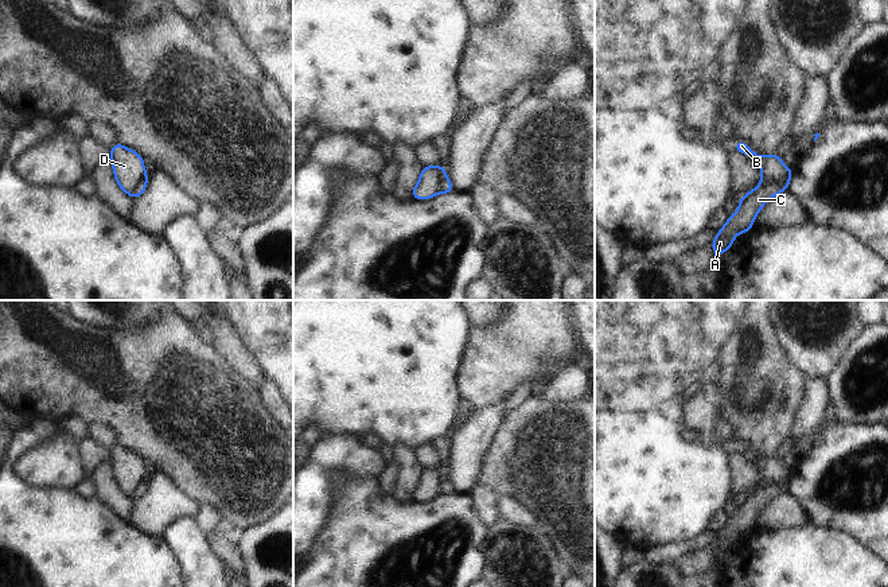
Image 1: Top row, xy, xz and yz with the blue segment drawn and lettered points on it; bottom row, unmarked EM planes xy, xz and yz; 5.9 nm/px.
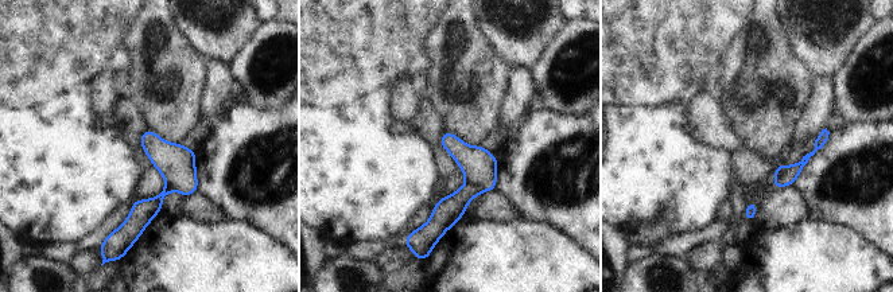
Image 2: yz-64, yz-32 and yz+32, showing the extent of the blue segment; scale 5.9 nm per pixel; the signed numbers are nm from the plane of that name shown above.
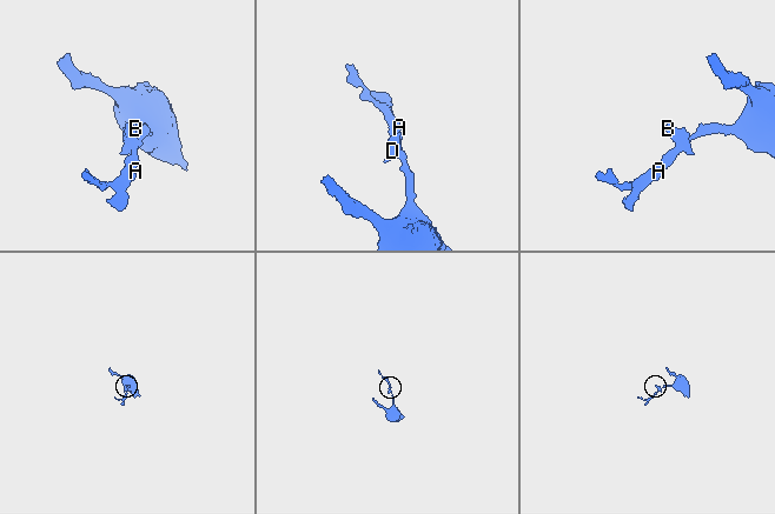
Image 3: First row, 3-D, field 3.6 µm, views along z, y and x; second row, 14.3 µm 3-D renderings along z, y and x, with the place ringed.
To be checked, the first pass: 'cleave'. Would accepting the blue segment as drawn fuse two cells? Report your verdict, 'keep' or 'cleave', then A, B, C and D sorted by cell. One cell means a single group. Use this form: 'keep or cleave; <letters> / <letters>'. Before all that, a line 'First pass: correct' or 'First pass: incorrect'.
First pass: correct
cleave; A C / B D

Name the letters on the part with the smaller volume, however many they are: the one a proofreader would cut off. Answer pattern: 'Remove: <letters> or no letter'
Remove: B, D.

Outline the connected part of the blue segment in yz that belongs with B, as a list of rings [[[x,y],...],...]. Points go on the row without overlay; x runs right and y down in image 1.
[[[733,443],[733,450],[736,454],[743,454],[748,459],[753,460],[759,469],[762,470],[762,486],[772,485],[774,482],[779,482],[784,479],[790,470],[787,470],[782,459],[778,455],[770,458],[759,458],[749,447],[743,443]]]

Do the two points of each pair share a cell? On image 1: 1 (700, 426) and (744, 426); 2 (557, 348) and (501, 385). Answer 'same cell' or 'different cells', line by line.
1: different cells
2: same cell

